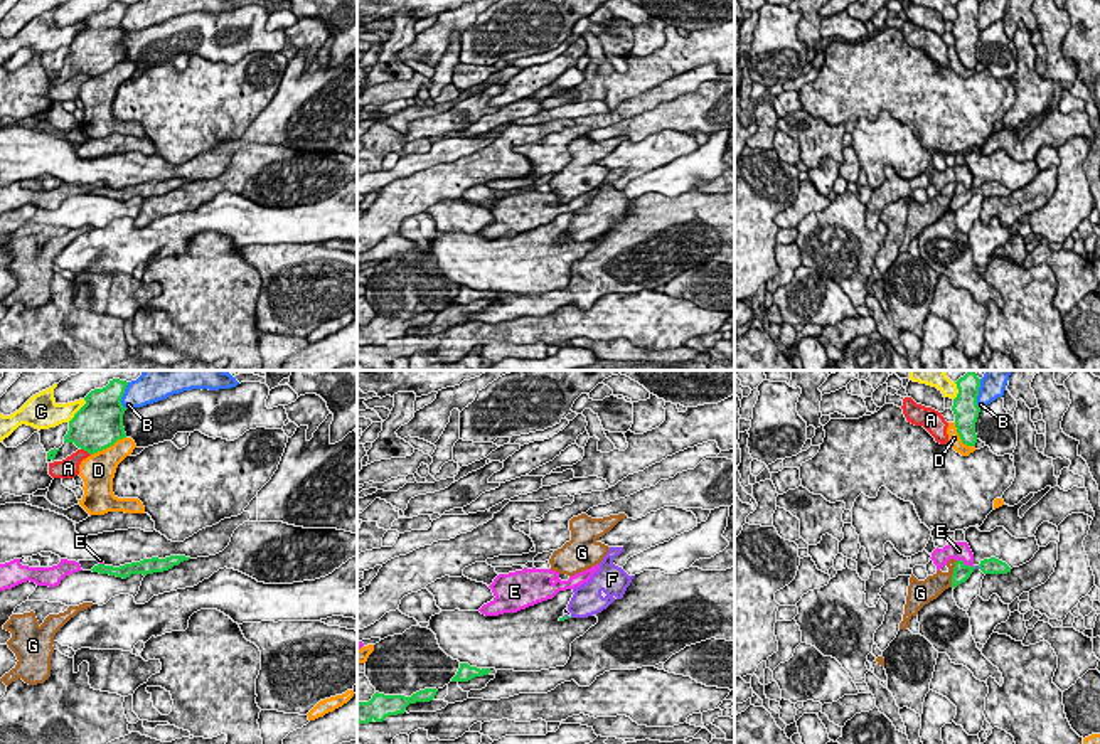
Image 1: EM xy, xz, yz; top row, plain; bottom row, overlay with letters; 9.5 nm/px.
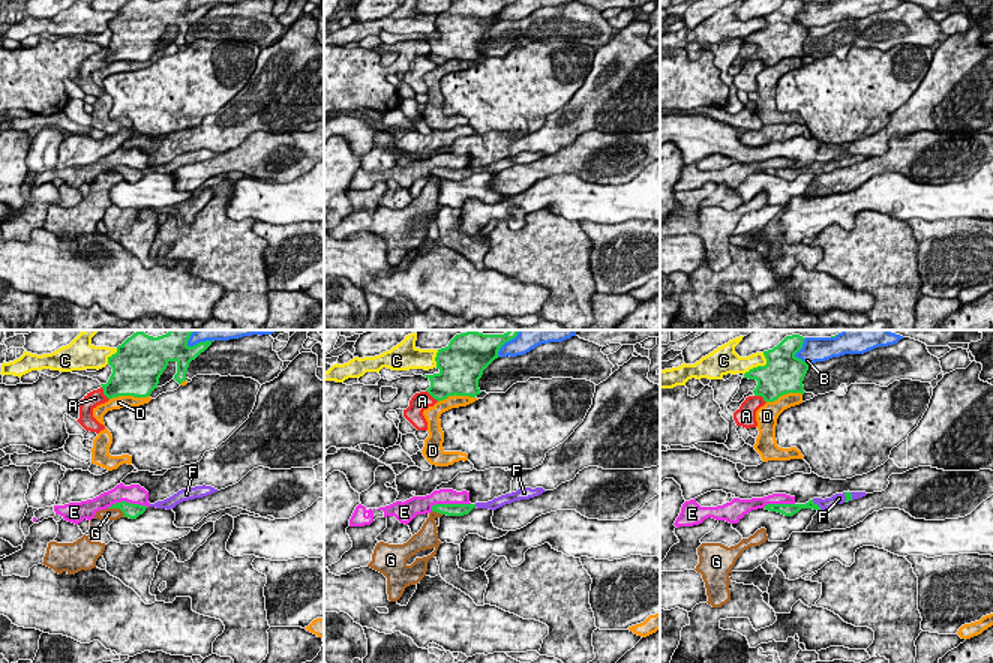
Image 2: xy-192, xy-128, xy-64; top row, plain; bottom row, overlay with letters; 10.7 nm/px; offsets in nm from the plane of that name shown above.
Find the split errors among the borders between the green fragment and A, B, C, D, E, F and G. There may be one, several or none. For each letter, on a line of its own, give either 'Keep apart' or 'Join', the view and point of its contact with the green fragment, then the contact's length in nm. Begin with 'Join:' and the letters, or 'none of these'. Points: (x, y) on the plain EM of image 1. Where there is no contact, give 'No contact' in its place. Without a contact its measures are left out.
Join: F
A: Keep apart. Touches green at xy (86, 73). Shared border 120 nm
B: Keep apart. Touches green at yz (977, 17). Shared border 280 nm
C: Keep apart. Touches green at xy (78, 34). Shared border 280 nm
D: Keep apart. Touches green at xy (108, 69). Shared border 380 nm
E: Keep apart. Touches green at yz (964, 187). Shared border 170 nm
F: Join. Touches green at yz (979, 189). Shared border 70 nm
G: Keep apart. Touches green at yz (954, 197). Shared border 260 nm

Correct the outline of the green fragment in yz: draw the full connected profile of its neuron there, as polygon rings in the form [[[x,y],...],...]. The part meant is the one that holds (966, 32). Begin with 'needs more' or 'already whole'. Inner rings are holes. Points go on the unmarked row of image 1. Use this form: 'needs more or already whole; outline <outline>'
already whole; outline [[[960,0],[957,5],[958,17],[953,22],[955,50],[964,67],[975,69],[975,45],[980,35],[977,19],[980,10],[979,0]]]

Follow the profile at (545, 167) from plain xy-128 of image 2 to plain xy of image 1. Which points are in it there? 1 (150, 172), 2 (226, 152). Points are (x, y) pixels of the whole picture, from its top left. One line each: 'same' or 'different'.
1: different
2: different

